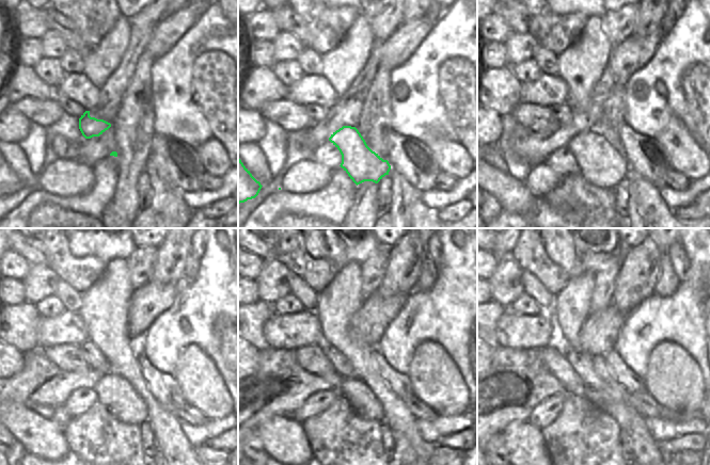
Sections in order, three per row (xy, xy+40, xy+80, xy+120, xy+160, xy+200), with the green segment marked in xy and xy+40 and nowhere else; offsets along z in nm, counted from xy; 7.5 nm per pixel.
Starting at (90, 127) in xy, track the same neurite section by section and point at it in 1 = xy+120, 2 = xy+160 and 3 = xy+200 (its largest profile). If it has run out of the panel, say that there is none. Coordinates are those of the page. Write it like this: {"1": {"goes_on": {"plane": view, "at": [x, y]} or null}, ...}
{"1": {"goes_on": {"plane": "xy+120", "at": [115, 393]}}, "2": {"goes_on": {"plane": "xy+160", "at": [360, 397]}}, "3": {"goes_on": {"plane": "xy+200", "at": [594, 396]}}}

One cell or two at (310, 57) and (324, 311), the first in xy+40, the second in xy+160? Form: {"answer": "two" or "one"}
{"answer": "two"}

